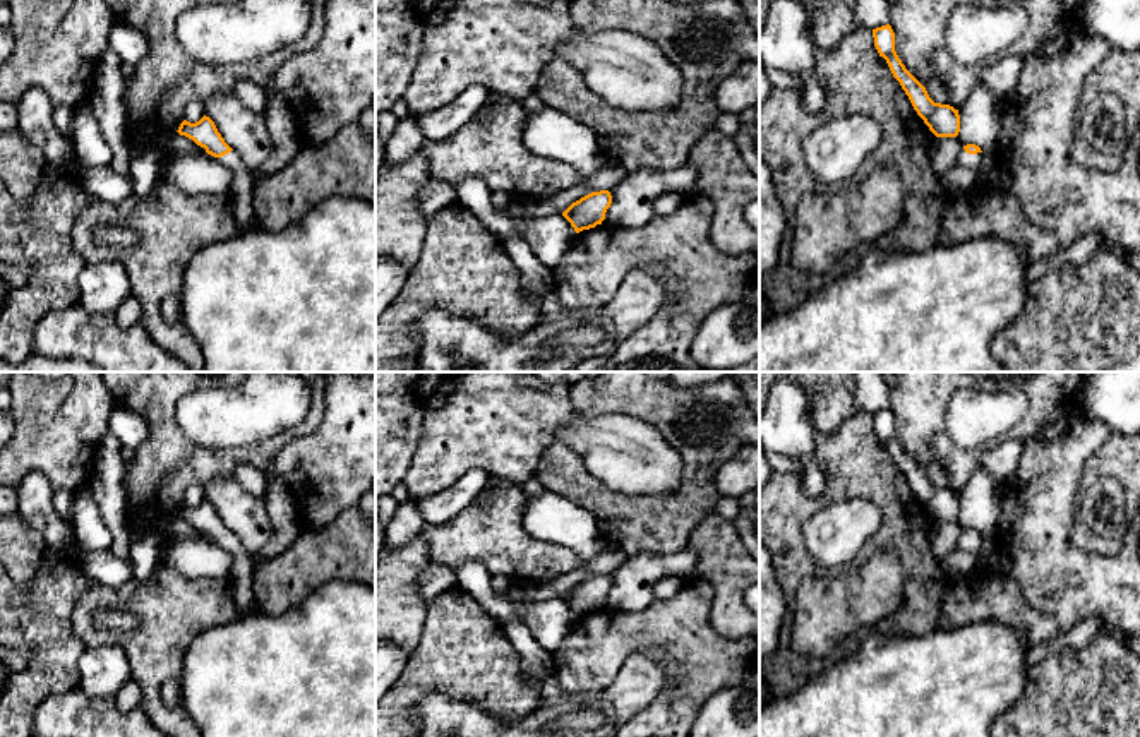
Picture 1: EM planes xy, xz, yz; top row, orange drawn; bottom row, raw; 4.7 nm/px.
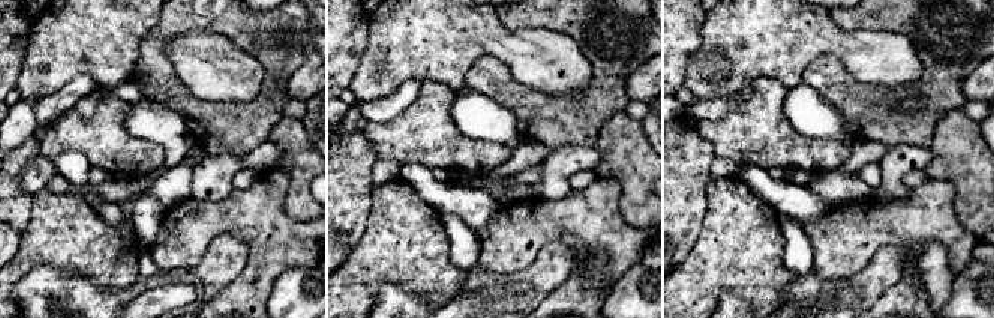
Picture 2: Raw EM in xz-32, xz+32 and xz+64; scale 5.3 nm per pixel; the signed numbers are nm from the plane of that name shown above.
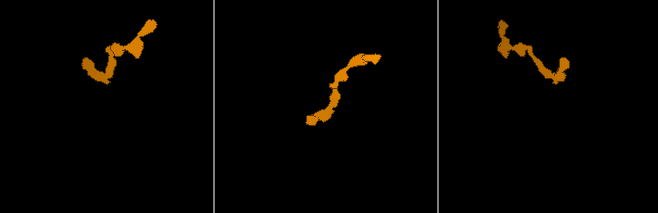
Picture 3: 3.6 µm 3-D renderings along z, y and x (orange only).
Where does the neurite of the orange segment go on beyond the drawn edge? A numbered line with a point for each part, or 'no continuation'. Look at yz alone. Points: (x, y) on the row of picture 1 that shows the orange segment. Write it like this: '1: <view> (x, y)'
1: yz (964, 158)

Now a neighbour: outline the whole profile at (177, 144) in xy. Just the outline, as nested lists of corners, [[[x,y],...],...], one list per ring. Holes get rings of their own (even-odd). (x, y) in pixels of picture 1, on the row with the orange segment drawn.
[[[175,134],[165,142],[165,151],[171,154],[207,154],[204,147],[192,139]]]

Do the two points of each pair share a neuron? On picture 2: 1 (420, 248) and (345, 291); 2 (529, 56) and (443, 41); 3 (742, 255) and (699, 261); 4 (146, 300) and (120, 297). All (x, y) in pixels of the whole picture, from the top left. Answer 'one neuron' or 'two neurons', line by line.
1: one neuron
2: one neuron
3: one neuron
4: two neurons

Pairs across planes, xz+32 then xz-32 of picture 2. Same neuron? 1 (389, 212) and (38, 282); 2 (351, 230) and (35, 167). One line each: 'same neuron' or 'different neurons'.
1: different neurons
2: different neurons

